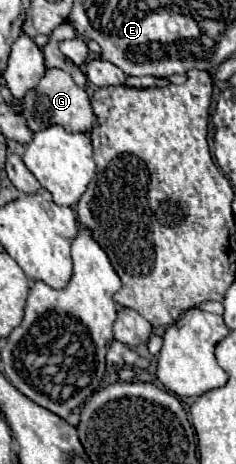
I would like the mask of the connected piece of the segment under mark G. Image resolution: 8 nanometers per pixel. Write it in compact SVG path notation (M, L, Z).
M57 68L47 69L38 86L24 96L24 118L32 132L40 132L52 124L60 124L68 132L90 132L98 126L98 118L94 118L86 90L78 88L70 74Z

